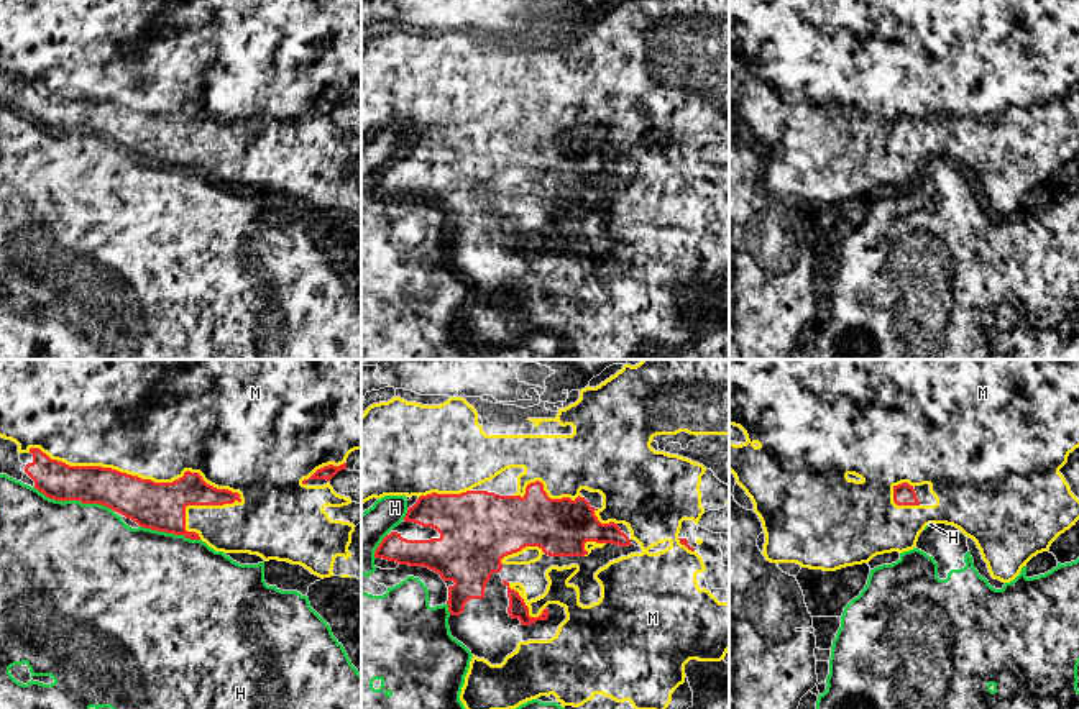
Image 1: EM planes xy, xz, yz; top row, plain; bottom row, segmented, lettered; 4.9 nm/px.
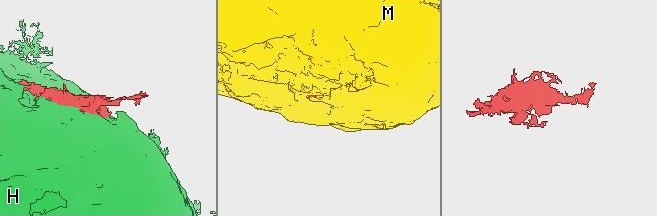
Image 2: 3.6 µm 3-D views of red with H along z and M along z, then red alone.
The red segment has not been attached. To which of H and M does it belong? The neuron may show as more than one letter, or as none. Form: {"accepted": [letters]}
{"accepted": ["M"]}

